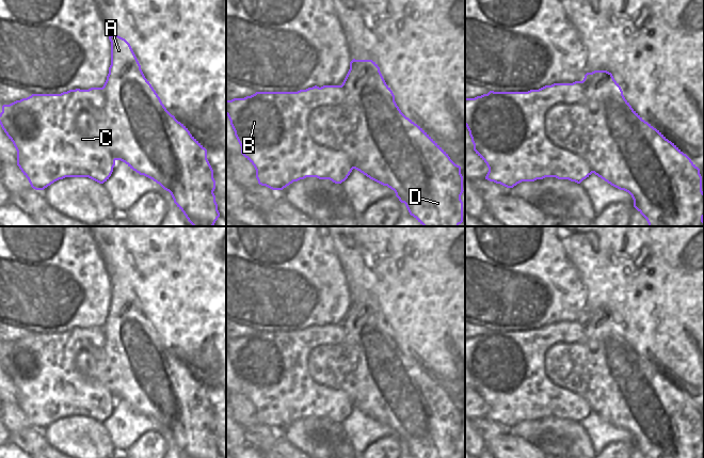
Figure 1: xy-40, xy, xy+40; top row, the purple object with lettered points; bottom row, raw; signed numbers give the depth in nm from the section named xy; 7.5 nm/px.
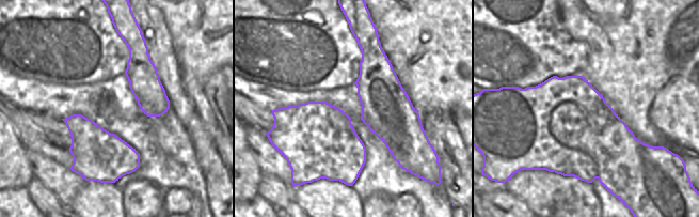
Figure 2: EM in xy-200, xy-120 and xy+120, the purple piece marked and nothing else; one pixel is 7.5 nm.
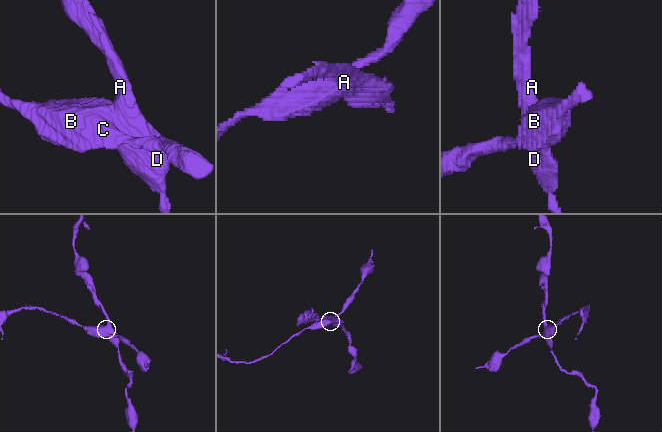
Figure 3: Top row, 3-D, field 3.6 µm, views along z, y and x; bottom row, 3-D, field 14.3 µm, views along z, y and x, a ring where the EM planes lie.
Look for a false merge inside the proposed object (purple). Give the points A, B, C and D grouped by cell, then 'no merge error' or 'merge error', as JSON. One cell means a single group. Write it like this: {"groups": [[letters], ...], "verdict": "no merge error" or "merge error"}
{"groups": [["A", "D"], ["B", "C"]], "verdict": "merge error"}

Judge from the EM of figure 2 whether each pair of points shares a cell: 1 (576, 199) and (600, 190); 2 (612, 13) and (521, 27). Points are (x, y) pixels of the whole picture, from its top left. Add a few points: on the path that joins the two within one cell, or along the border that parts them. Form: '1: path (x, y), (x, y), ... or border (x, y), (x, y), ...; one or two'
1: border (591, 183), (591, 187), (599, 198), (601, 205); two
2: border (559, 11), (565, 29), (576, 41); two

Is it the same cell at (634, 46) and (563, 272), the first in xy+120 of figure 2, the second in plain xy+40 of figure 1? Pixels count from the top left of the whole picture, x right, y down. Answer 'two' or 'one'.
two

